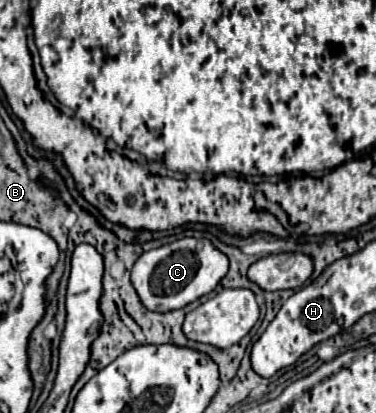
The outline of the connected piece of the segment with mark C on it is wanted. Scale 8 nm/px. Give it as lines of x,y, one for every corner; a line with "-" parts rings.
185,236
181,240
163,244
143,252
131,270
131,282
141,302
155,312
183,308
197,298
209,294
229,270
229,258
207,238

